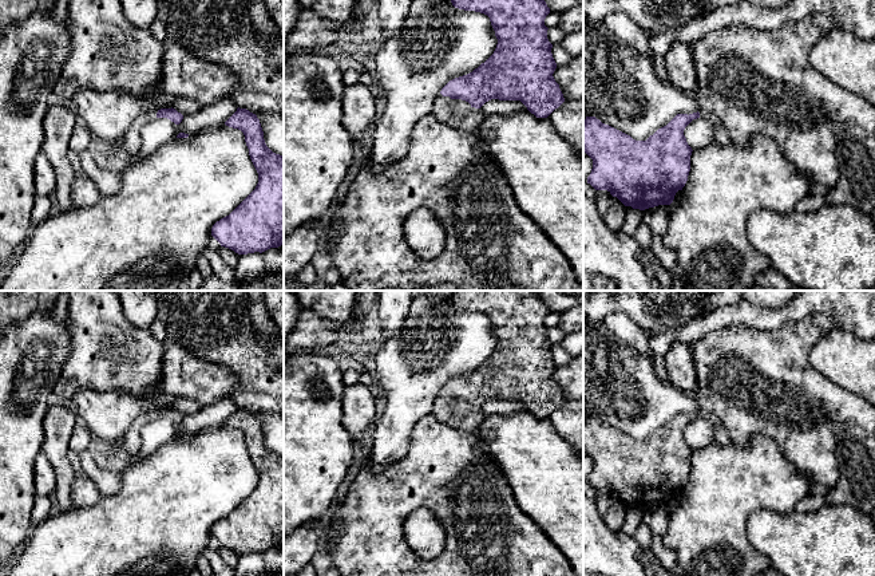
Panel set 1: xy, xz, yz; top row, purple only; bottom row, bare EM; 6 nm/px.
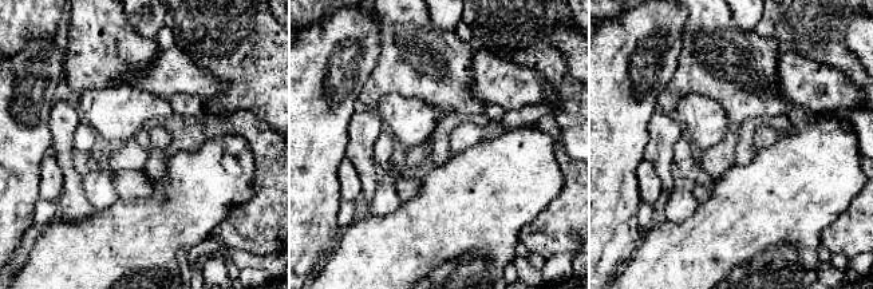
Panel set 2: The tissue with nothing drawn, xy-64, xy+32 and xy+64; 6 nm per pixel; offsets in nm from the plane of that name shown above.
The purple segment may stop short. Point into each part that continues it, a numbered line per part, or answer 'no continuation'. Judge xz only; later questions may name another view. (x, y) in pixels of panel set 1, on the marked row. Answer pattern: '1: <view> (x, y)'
1: xz (442, 109)

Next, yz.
1: yz (721, 137)

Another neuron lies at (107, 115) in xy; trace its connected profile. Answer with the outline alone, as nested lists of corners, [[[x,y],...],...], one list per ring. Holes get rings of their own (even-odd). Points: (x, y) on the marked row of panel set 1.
[[[84,88],[71,96],[72,109],[92,137],[100,141],[123,139],[136,117],[159,109],[146,98],[119,91]]]

